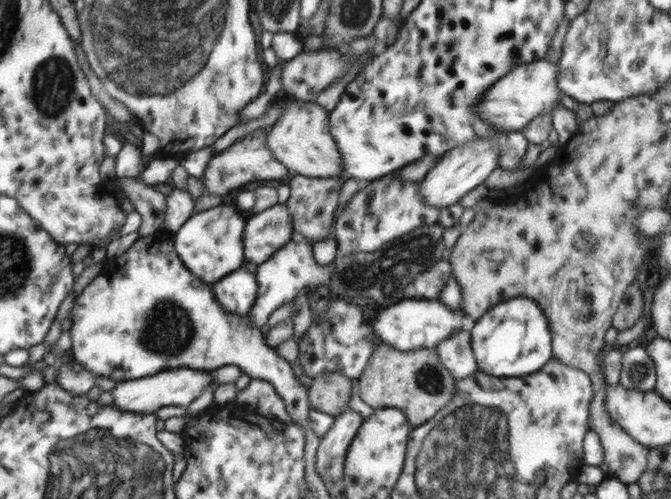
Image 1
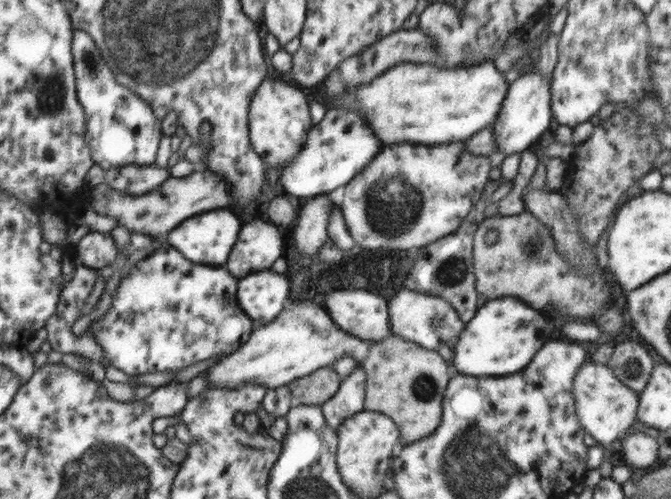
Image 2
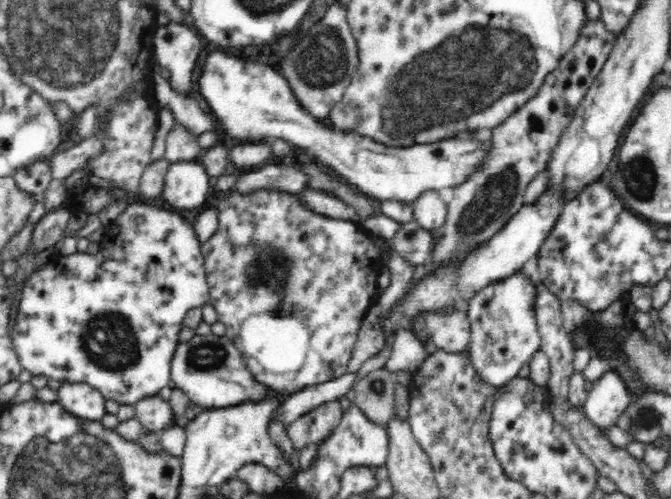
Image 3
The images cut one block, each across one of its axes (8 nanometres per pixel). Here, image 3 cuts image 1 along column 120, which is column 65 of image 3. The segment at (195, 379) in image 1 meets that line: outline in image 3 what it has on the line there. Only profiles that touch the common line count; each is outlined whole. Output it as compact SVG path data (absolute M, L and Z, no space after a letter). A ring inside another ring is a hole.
M62 383L57 390L58 402L80 419L99 422L106 416L106 399L86 383Z

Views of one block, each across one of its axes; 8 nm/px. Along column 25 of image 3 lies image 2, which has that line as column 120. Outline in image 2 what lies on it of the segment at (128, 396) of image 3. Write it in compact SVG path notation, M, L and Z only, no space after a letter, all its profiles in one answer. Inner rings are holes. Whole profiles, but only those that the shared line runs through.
M162 240L151 255L138 261L123 276L107 314L93 321L88 329L93 331L99 345L103 345L105 353L111 357L111 364L127 375L177 372L211 356L224 356L236 351L247 341L255 323L241 310L236 298L236 285L237 278L227 274L225 269L193 264Z

